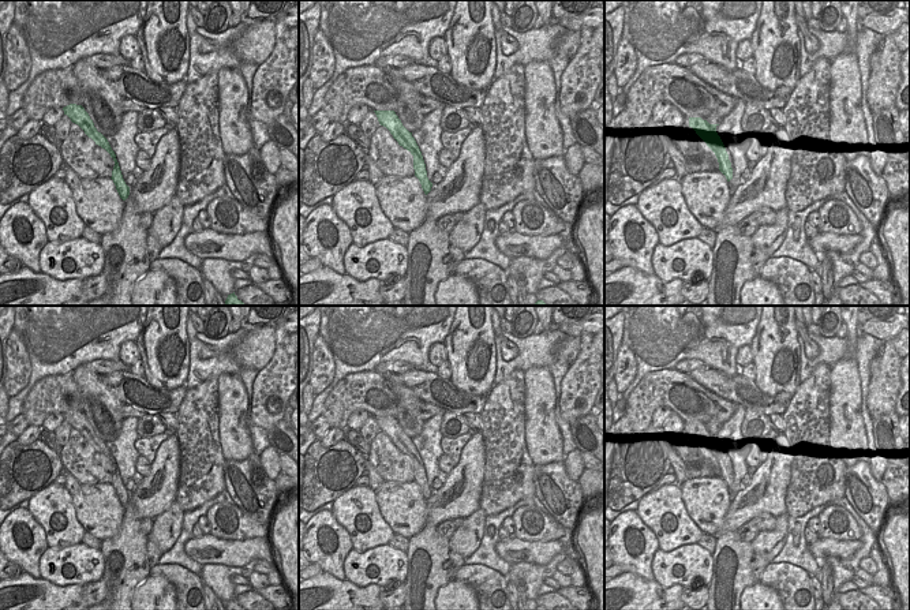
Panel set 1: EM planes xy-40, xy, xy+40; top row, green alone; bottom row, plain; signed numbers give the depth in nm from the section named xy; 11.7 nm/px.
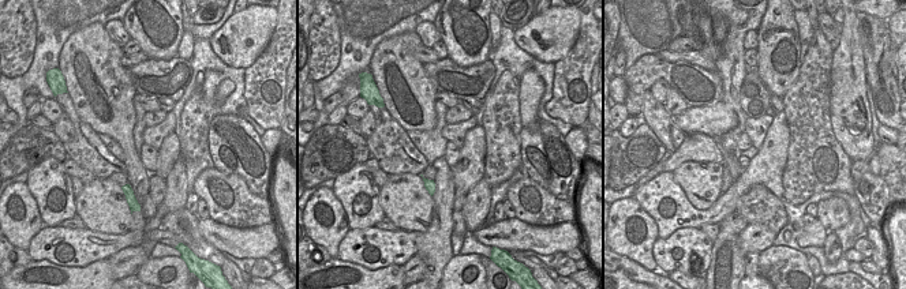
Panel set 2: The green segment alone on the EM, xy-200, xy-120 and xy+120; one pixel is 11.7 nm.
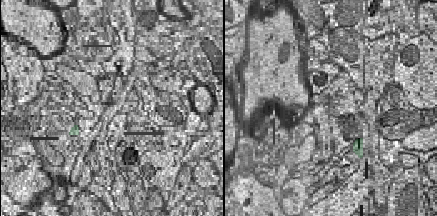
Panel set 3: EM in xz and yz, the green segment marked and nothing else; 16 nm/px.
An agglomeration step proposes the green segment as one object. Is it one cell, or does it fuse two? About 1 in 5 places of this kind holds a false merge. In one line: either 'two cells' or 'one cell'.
one cell

